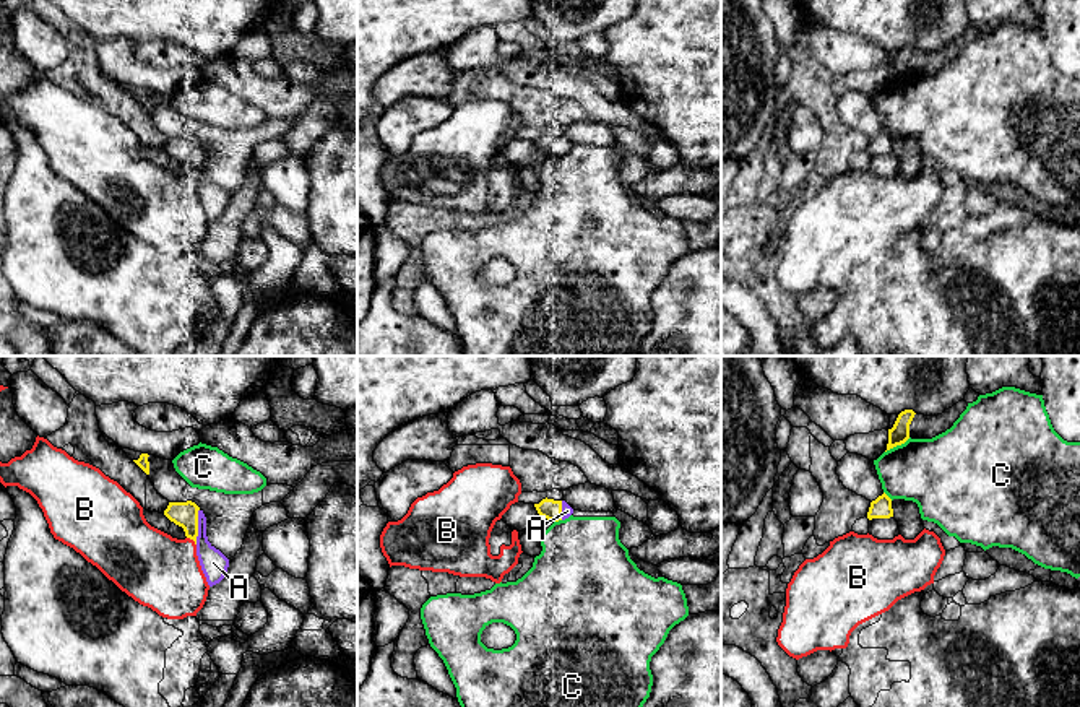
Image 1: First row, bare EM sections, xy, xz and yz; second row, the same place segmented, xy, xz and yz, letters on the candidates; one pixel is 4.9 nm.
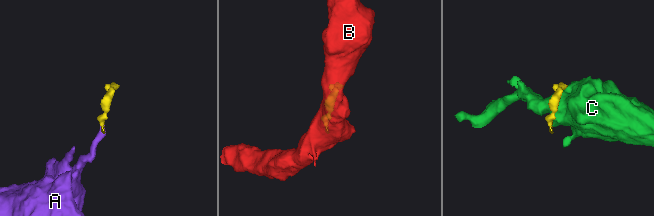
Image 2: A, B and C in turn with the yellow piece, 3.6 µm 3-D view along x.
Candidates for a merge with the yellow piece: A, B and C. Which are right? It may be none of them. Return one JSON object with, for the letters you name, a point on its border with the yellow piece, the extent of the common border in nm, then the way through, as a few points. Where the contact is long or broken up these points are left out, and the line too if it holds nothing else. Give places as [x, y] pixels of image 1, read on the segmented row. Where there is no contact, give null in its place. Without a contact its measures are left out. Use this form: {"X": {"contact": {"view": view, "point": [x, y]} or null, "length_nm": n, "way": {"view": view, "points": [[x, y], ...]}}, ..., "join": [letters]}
{"A": {"contact": {"view": "xy", "point": [197, 527]}, "length_nm": 180}, "join": ["A"]}

